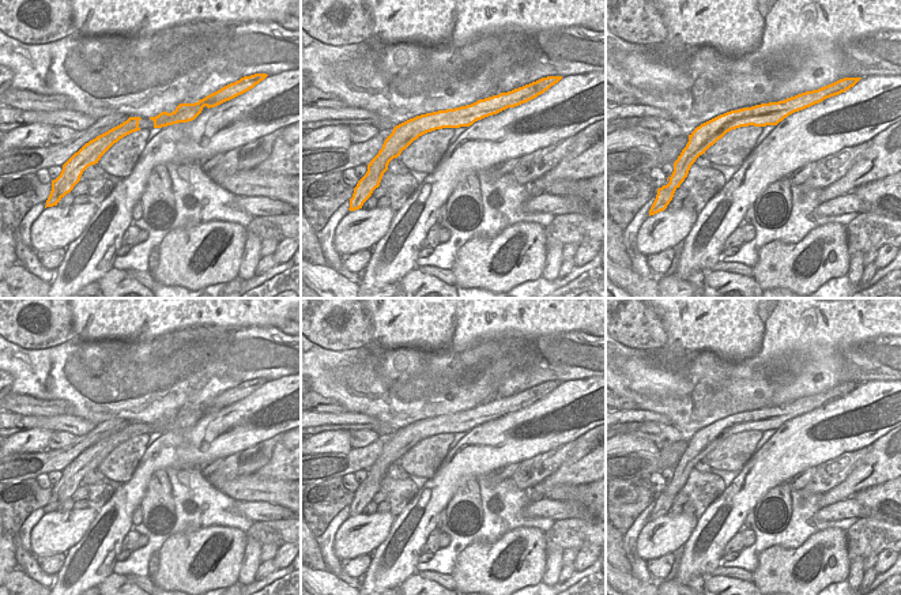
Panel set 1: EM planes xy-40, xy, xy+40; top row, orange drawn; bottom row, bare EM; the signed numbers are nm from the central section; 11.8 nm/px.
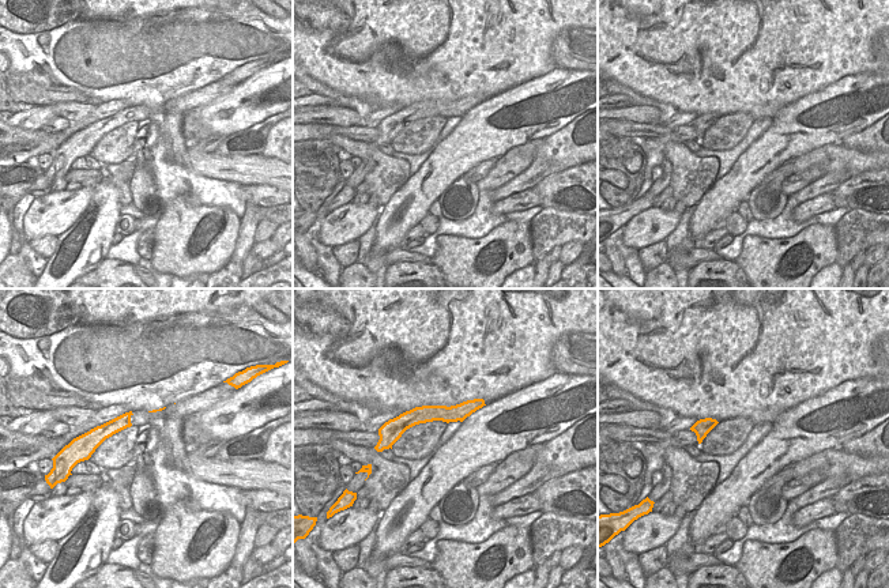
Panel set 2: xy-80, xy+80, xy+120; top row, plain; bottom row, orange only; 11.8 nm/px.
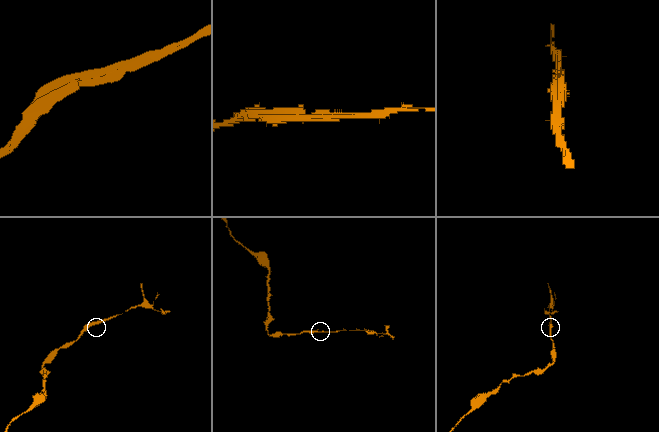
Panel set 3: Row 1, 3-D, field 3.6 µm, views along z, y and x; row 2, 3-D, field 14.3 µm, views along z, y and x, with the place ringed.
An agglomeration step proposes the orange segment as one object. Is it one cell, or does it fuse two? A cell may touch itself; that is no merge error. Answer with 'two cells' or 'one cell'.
two cells

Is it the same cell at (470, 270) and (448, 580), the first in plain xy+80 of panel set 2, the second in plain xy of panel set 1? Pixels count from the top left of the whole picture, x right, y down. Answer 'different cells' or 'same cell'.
different cells

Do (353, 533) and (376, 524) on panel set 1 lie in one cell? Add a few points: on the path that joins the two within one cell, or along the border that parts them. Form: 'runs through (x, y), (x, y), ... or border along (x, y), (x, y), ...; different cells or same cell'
runs through (358, 533), (370, 530); same cell

